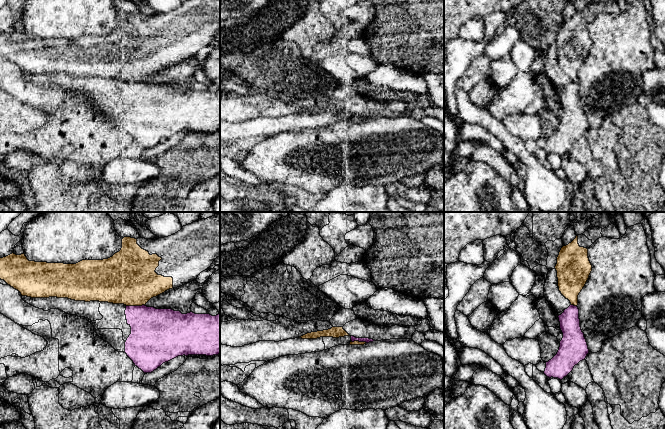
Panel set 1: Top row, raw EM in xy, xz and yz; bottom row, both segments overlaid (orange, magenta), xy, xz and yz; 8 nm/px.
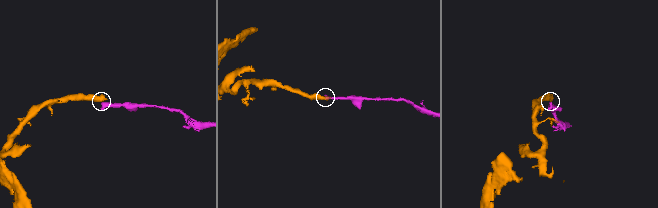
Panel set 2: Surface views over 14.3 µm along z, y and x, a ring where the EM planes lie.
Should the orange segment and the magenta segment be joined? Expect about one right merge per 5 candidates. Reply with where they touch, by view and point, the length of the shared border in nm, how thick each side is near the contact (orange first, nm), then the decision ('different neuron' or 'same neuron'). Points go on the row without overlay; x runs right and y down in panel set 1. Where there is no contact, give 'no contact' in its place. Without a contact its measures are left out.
contact xy (135, 81); length 150 nm; calibres 440 and 360 nm; different neuron

